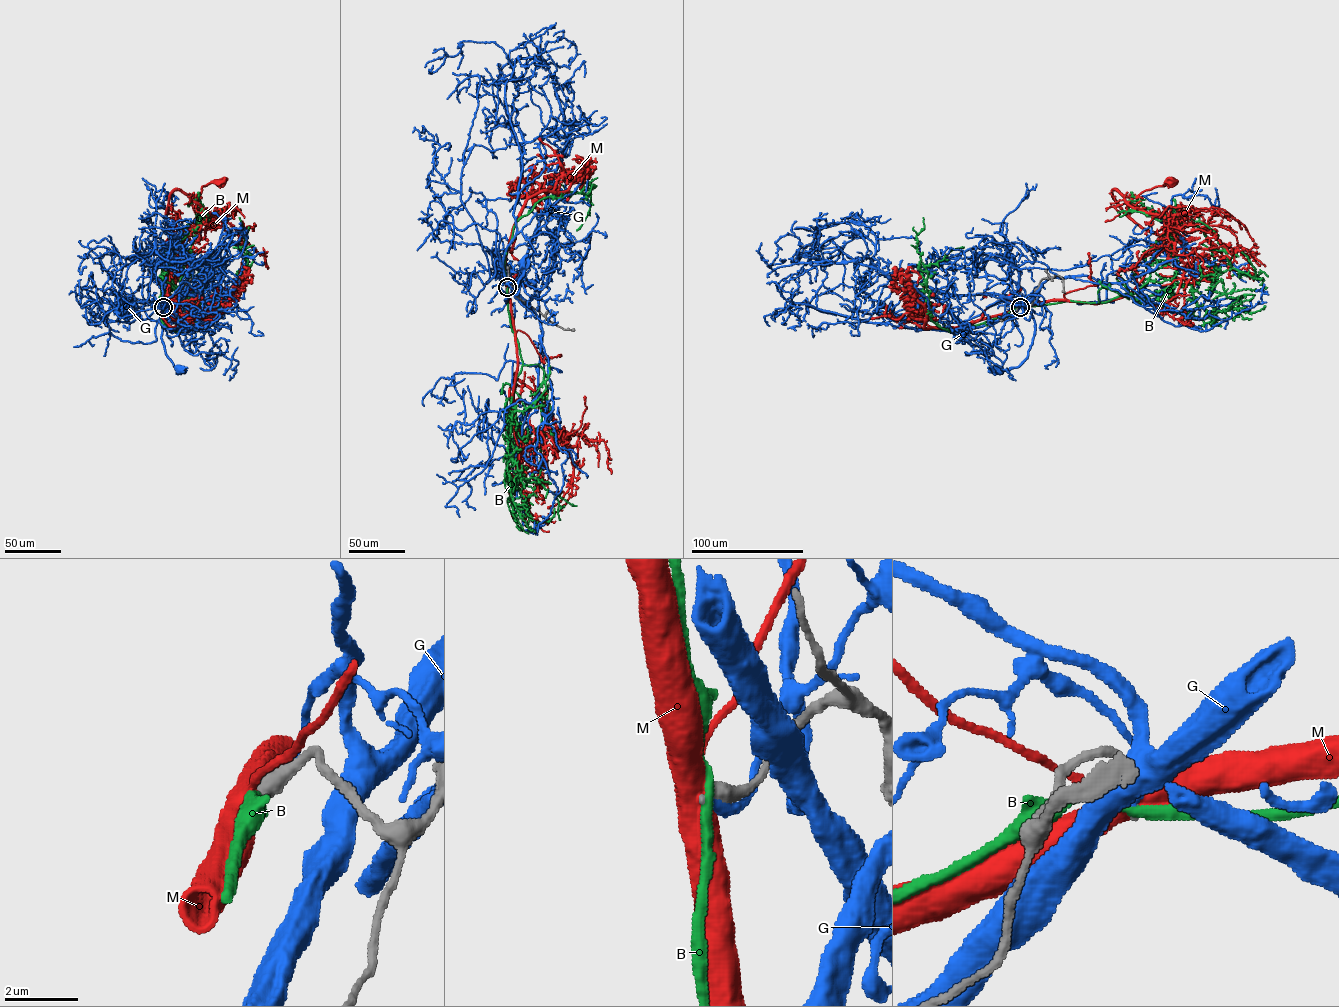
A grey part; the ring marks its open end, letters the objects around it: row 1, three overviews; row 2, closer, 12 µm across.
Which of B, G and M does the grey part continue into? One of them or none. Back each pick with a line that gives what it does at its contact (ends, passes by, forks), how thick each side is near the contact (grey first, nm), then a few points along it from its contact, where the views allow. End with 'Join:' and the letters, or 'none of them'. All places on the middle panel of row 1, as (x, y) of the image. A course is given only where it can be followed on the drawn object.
Join: none of them

